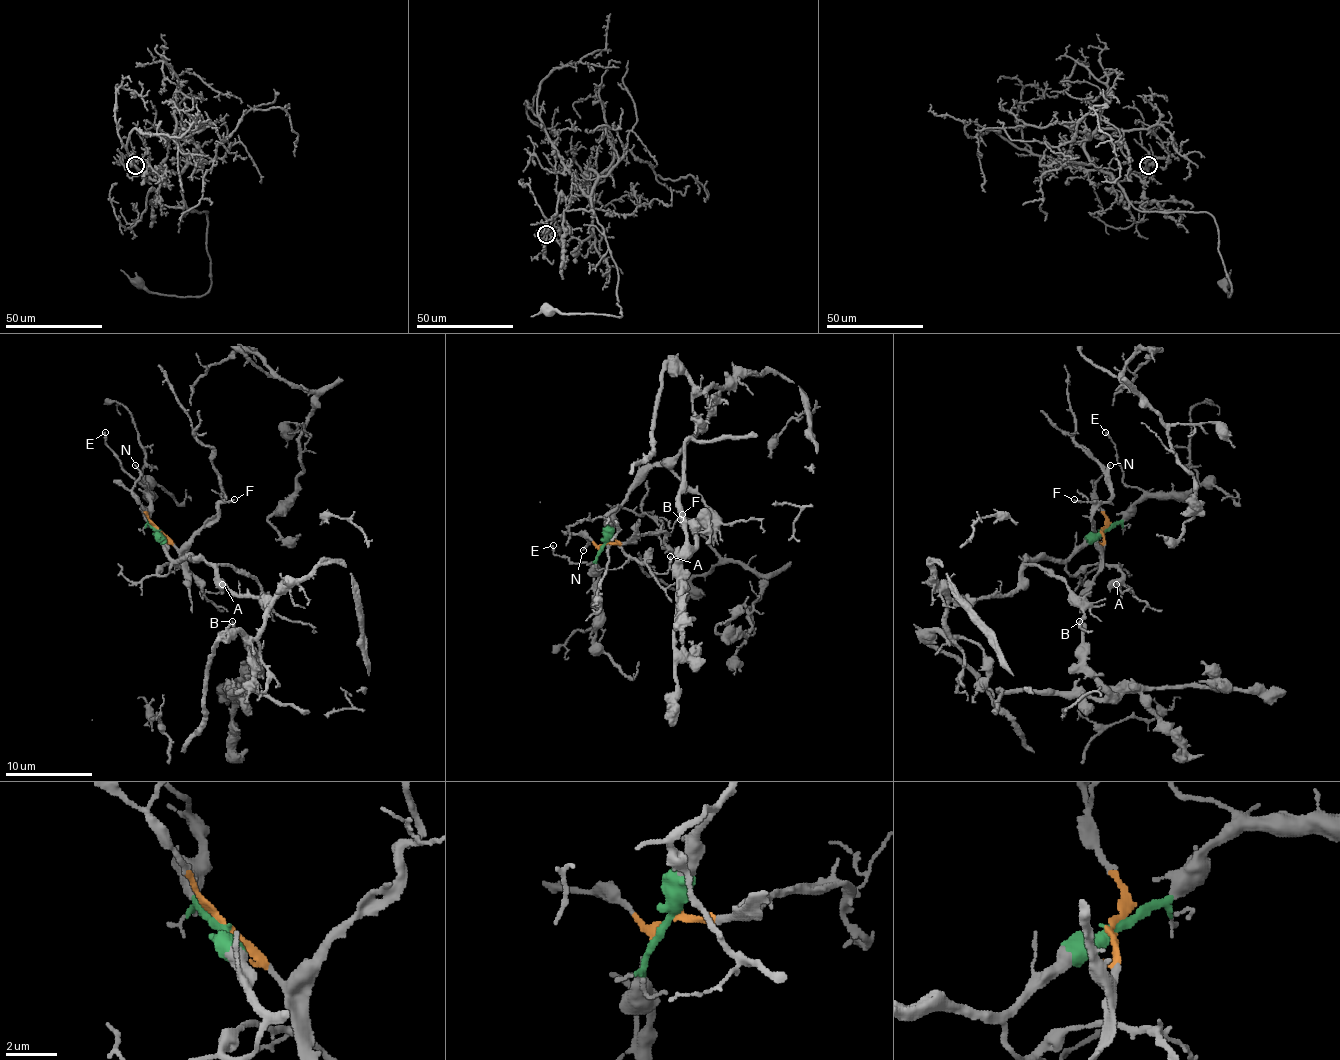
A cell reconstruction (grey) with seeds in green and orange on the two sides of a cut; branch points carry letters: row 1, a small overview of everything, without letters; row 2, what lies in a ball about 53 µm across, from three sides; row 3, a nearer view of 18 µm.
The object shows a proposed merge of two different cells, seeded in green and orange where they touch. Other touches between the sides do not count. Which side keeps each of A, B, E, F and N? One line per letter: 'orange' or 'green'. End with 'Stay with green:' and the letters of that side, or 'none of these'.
A: green
B: green
E: green
F: orange
N: orange
Stay with green: A, B, E

